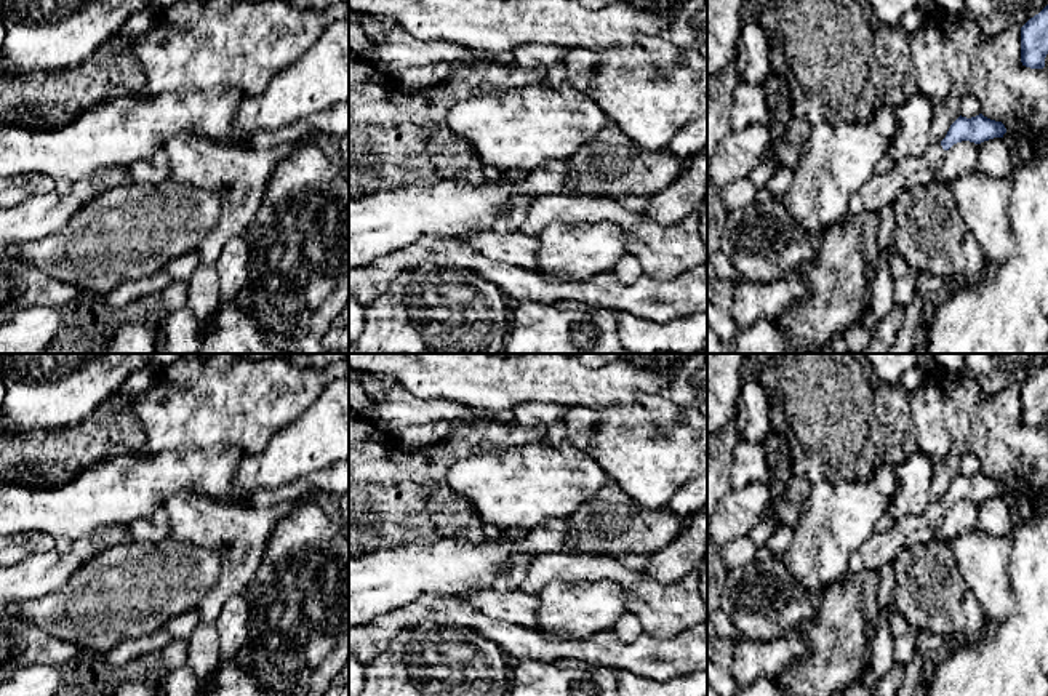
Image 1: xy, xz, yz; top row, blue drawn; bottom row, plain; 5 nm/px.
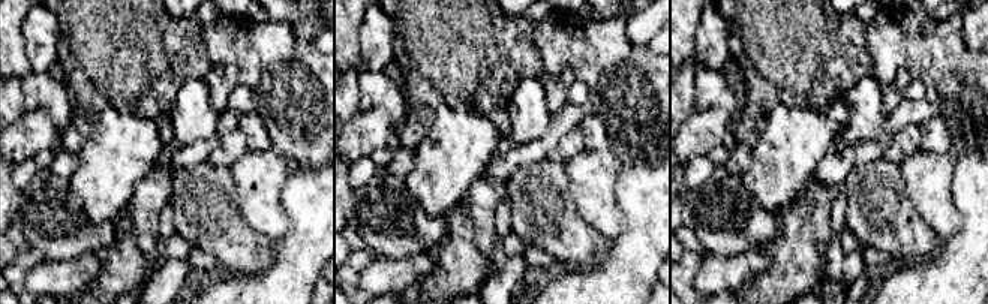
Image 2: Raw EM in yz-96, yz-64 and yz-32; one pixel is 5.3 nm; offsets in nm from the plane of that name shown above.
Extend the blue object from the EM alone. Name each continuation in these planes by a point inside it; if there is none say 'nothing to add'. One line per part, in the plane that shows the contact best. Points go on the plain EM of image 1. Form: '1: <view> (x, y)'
1: yz (880, 548)

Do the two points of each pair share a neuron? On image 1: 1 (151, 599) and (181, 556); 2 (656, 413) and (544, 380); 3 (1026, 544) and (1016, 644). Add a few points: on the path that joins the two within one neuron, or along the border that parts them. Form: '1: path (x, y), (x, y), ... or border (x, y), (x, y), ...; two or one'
1: path (151, 588), (170, 567); one
2: border (664, 391), (639, 392), (628, 404), (592, 408); two
3: path (1029, 568), (1029, 620); one

